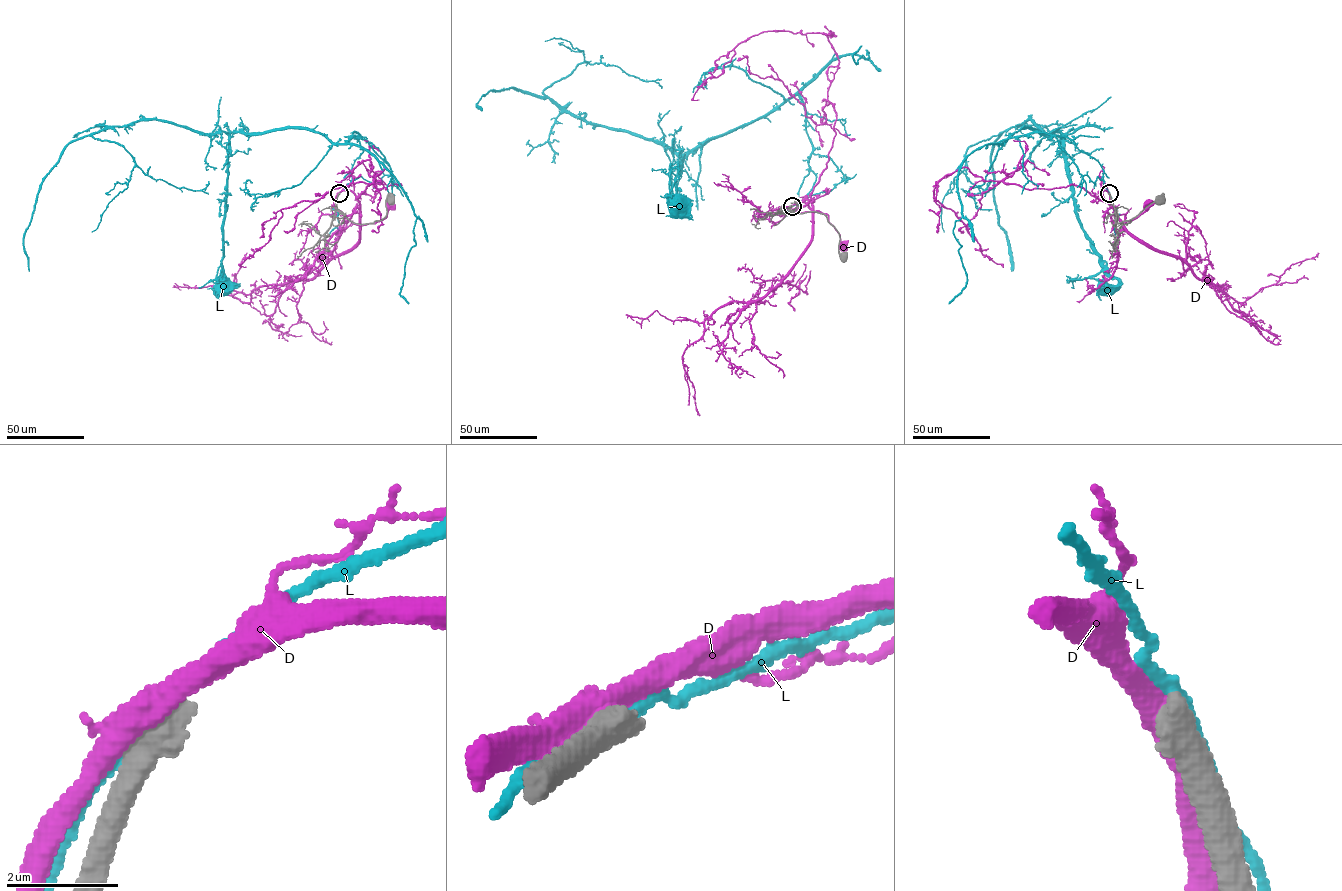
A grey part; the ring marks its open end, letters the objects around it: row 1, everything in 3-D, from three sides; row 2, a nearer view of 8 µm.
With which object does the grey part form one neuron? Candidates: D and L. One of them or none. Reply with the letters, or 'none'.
none

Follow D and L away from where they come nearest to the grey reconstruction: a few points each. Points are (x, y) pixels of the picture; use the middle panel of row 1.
D: (791, 206), (786, 207), (790, 211), (826, 213), (842, 245)
L: (791, 206), (805, 200), (816, 179), (798, 95), (694, 147), (676, 177), (675, 215), (679, 201)

